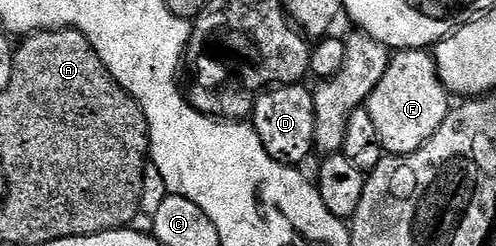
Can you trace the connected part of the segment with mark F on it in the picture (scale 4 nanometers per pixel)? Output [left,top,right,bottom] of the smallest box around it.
[364,49,452,155]

